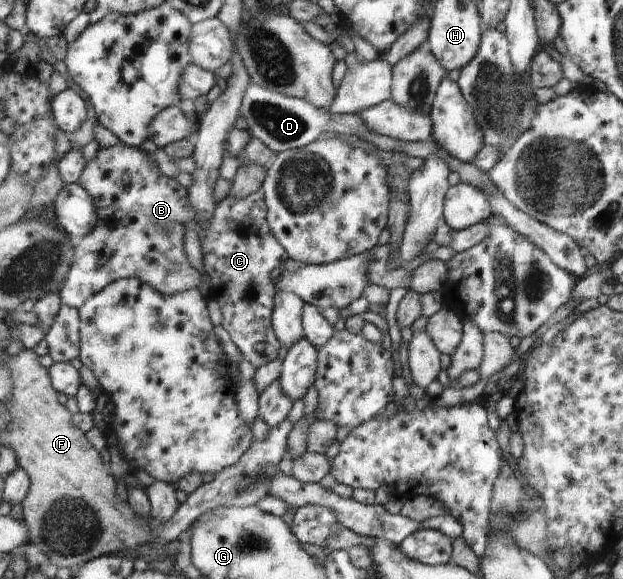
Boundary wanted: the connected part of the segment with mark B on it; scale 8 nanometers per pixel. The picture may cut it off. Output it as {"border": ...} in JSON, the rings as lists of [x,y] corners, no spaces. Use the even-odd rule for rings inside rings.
{"border":[[[123,143],[100,147],[97,155],[86,162],[77,182],[93,198],[98,220],[96,226],[83,236],[81,243],[74,247],[75,261],[58,291],[63,304],[79,309],[93,294],[99,294],[119,278],[140,279],[164,294],[195,290],[201,285],[200,271],[187,260],[183,243],[187,227],[196,228],[196,209],[190,202],[188,188],[177,178],[162,174],[154,154]]]}

